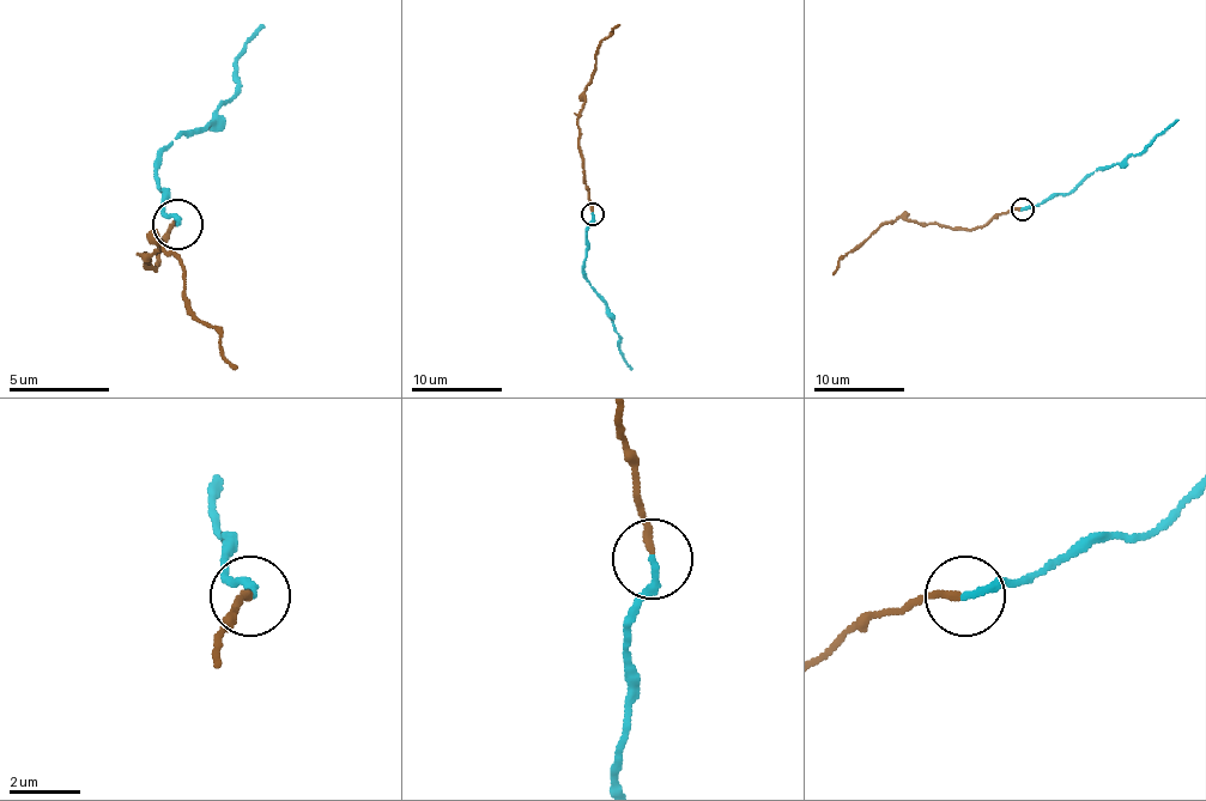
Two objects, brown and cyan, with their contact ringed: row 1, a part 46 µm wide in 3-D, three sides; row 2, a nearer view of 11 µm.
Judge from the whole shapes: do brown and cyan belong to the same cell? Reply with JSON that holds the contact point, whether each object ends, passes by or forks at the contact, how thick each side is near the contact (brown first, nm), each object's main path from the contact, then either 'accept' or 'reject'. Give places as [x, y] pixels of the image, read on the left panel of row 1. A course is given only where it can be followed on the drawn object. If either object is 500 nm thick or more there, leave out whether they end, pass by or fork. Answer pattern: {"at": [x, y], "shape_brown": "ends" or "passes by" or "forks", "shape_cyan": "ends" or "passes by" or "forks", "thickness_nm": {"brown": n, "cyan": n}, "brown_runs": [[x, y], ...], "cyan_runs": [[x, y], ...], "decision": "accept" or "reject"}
{"at": [177, 224], "shape_brown": "ends", "shape_cyan": "ends", "thickness_nm": {"brown": 190, "cyan": 200}, "brown_runs": [[175, 223], [156, 267], [145, 267], [161, 242], [181, 262], [186, 303], [236, 368]], "cyan_runs": [[175, 223], [161, 187], [156, 162], [236, 91], [236, 56], [266, 26]], "decision": "accept"}

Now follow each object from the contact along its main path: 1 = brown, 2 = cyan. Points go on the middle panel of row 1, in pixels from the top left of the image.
1: (592, 213), (579, 145), (579, 111), (594, 71), (597, 48), (619, 25)
2: (592, 213), (583, 274), (605, 303), (619, 335), (619, 353), (632, 369)

